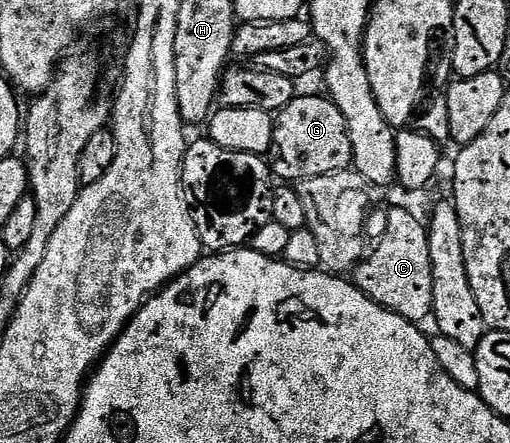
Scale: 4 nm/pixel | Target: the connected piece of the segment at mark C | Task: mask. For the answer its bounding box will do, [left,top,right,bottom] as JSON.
[354,210,434,324]

